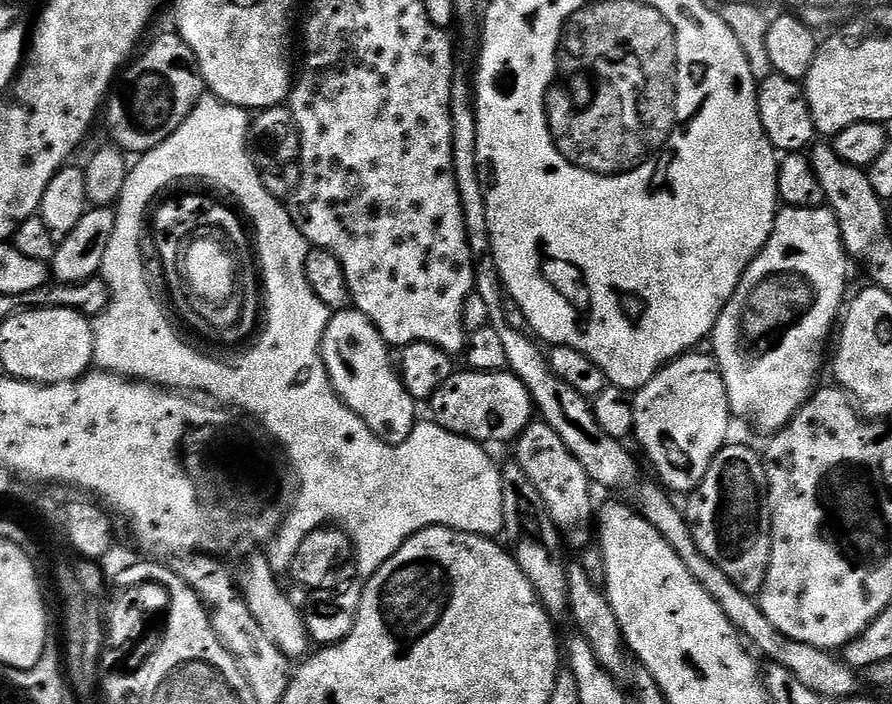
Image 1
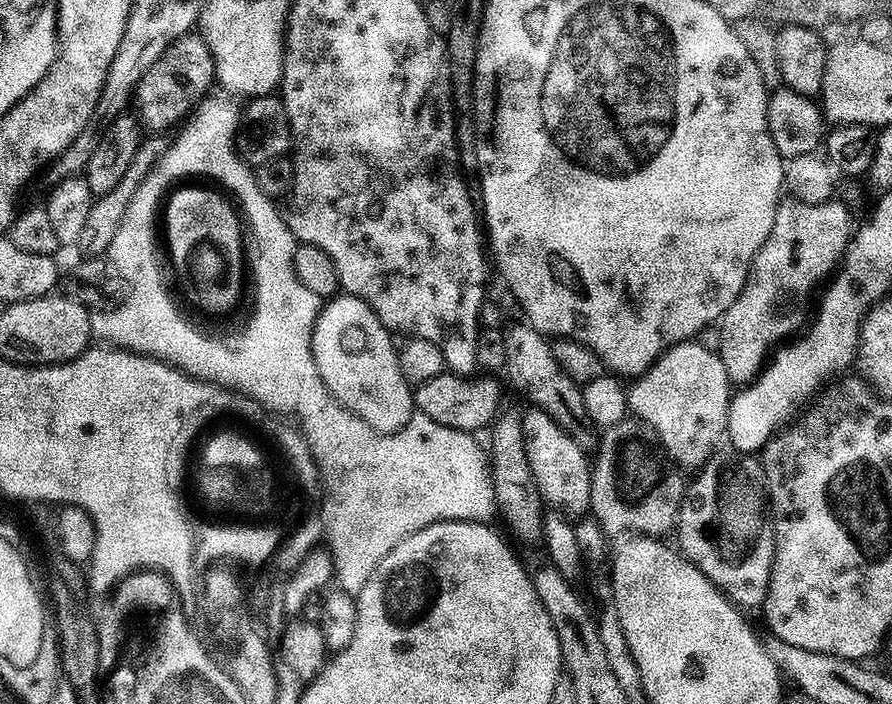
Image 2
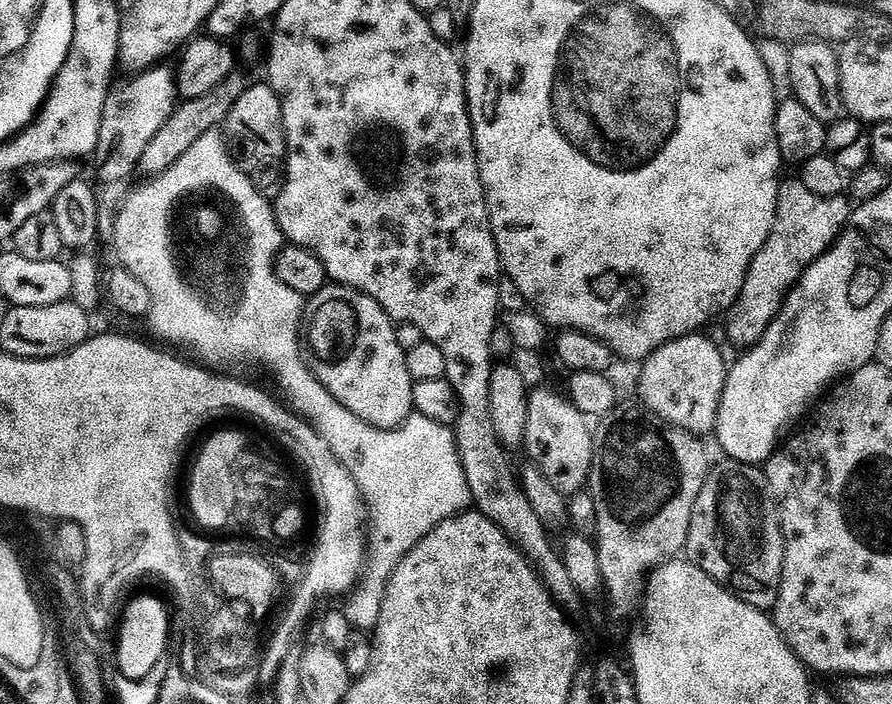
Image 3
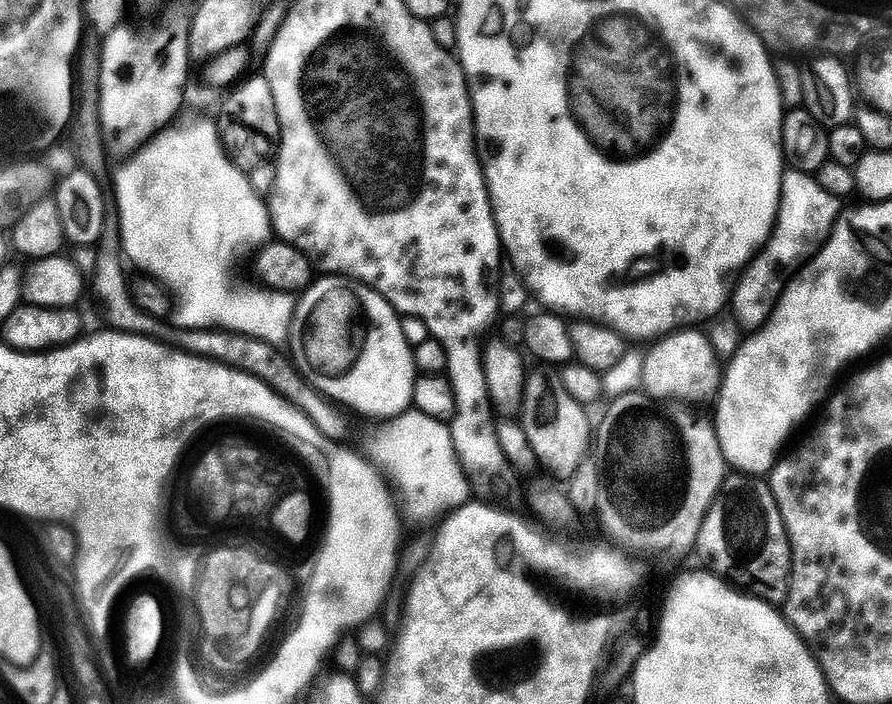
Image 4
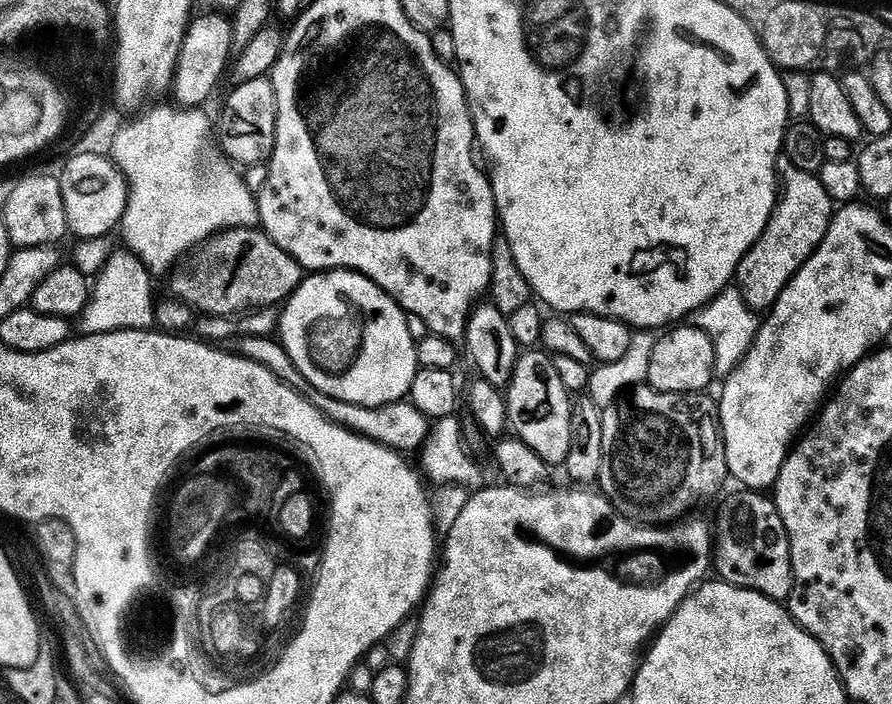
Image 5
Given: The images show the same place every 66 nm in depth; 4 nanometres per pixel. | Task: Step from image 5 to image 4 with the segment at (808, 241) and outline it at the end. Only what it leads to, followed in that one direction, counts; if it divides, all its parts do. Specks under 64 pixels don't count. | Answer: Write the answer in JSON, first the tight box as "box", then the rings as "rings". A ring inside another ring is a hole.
{"box":[730,171,842,330],"rings":[[[785,171],[780,191],[780,209],[772,236],[740,273],[734,285],[730,312],[741,329],[755,330],[767,322],[790,277],[799,272],[828,241],[828,235],[842,211],[840,204],[841,201],[834,194],[822,190],[813,173]]]}

